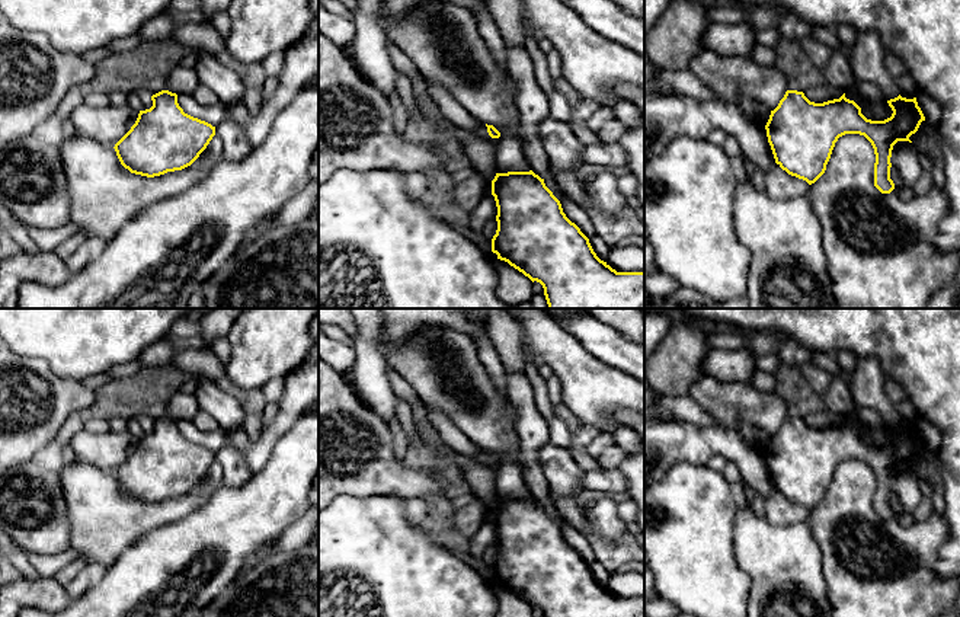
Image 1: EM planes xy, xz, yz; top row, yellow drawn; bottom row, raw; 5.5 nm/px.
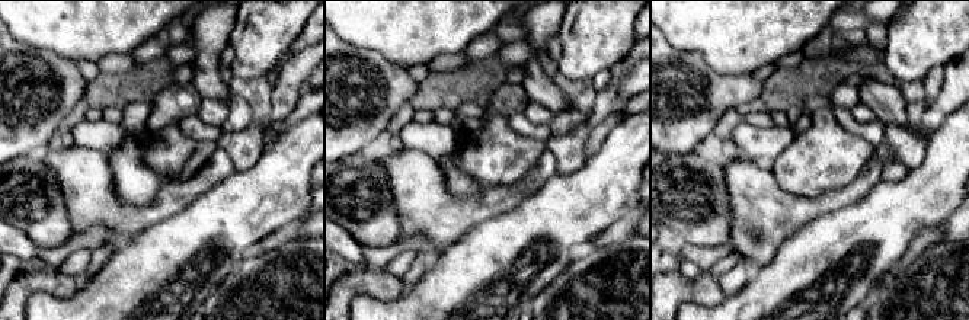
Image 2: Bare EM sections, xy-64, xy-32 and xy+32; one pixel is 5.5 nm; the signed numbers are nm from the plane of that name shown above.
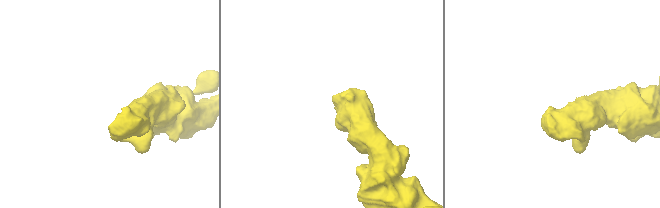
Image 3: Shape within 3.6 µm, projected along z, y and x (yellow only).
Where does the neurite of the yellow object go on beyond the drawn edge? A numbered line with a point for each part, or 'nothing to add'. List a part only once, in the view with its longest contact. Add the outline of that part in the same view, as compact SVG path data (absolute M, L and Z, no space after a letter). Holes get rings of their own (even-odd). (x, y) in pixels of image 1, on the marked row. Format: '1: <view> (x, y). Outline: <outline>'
nothing to add

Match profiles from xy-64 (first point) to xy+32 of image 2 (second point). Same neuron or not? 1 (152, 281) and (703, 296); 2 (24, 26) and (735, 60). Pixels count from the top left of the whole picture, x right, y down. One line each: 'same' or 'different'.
1: different
2: same

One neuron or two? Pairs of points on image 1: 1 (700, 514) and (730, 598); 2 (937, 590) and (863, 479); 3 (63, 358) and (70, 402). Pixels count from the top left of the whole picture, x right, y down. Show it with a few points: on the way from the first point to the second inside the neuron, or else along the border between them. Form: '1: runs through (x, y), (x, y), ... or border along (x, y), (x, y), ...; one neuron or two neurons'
1: runs through (700, 534), (700, 568), (710, 578); one neuron
2: runs through (890, 590), (860, 584), (835, 565), (831, 526); one neuron
3: border along (38, 358), (42, 358), (61, 377), (80, 381); two neurons

